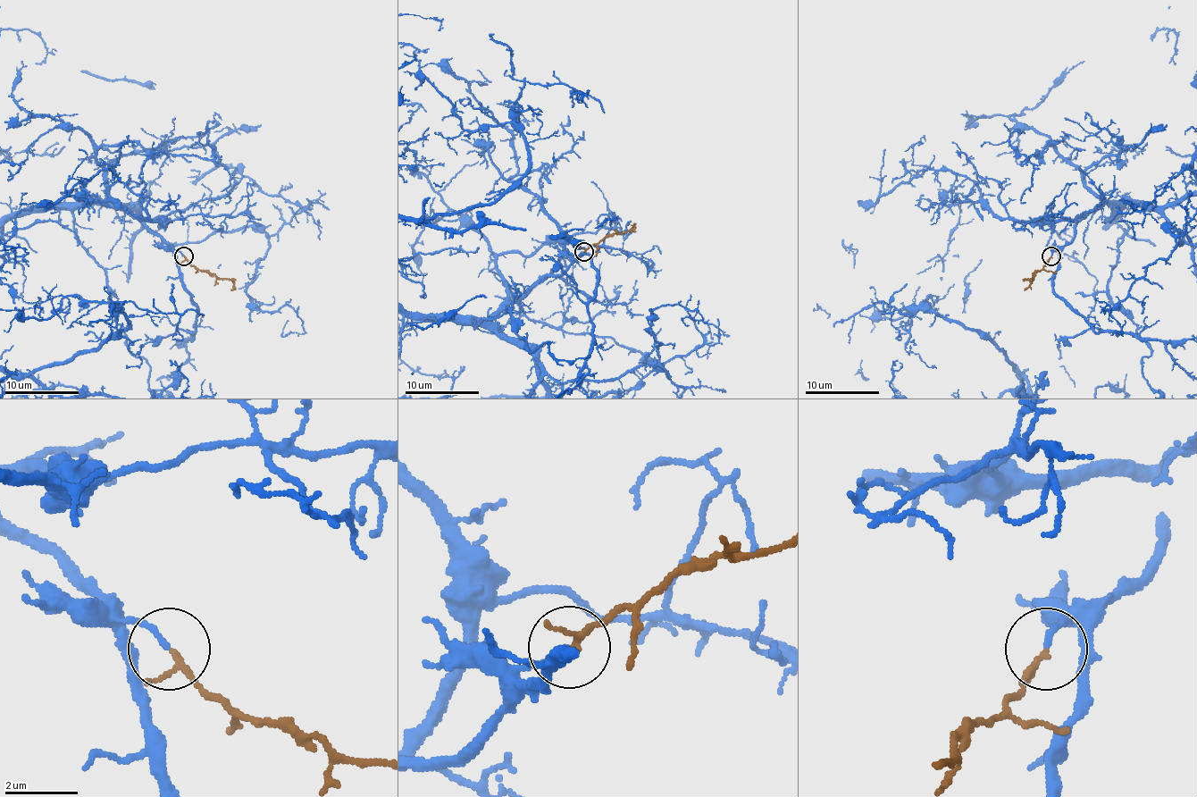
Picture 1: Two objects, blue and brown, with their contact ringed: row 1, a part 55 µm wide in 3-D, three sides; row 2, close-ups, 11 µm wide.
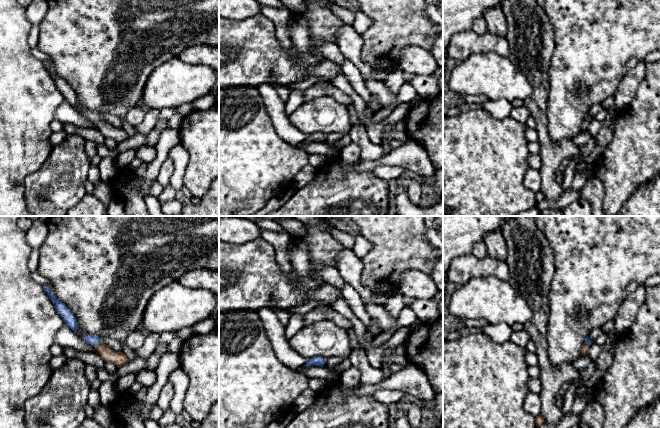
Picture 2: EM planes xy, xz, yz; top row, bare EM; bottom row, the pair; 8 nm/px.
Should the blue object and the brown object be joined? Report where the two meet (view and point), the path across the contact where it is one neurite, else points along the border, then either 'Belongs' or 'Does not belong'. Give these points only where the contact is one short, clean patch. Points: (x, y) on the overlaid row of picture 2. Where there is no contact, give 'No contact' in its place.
Touches blue at xy (97, 344). Path across: xy (91, 339), (97, 344), (107, 354). Belongs

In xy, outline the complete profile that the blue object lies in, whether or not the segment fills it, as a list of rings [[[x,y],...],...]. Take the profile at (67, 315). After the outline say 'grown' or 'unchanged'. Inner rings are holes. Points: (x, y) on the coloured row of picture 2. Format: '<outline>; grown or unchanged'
[[[44,286],[43,288],[54,304],[57,313],[62,317],[64,323],[66,323],[71,330],[77,333],[77,320],[74,313],[67,306],[65,306],[56,296],[51,294],[50,286]]]; unchanged

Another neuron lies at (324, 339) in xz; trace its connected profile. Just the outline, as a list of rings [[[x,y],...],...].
[[[327,320],[304,326],[288,342],[296,353],[307,359],[339,357],[345,360],[352,350],[347,330]]]

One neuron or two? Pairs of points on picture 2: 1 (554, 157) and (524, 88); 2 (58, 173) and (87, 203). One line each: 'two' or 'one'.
1: two
2: two

